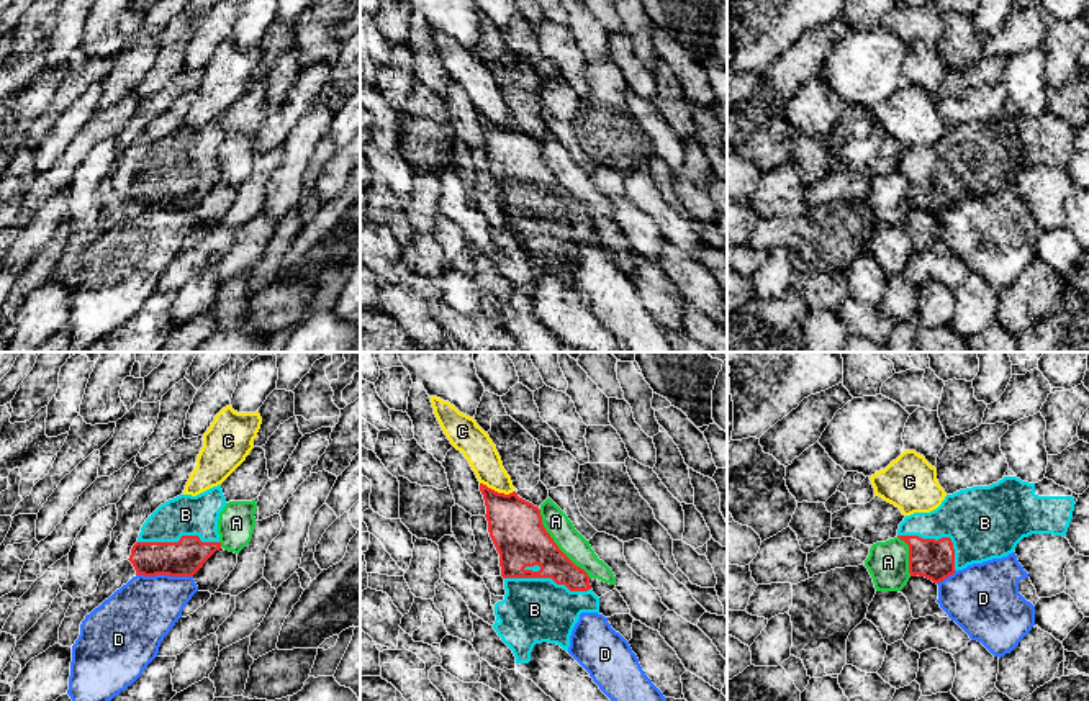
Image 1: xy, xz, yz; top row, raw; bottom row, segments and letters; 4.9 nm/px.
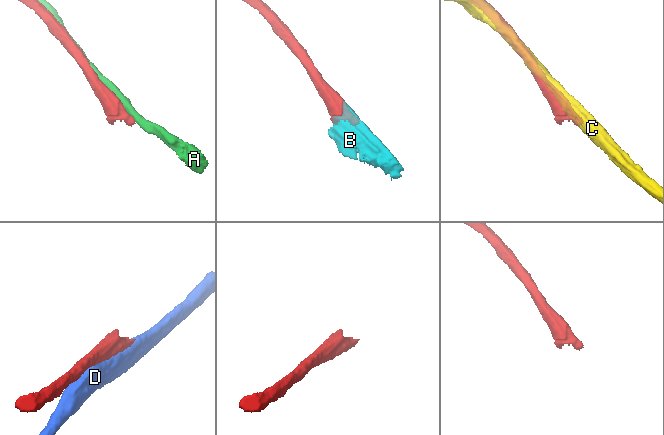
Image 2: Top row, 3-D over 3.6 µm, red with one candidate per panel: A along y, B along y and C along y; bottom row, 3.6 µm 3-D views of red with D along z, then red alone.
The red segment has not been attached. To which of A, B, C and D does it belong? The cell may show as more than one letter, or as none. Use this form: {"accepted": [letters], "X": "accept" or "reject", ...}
{"accepted": ["B"], "A": "reject", "B": "accept", "C": "reject", "D": "reject"}

